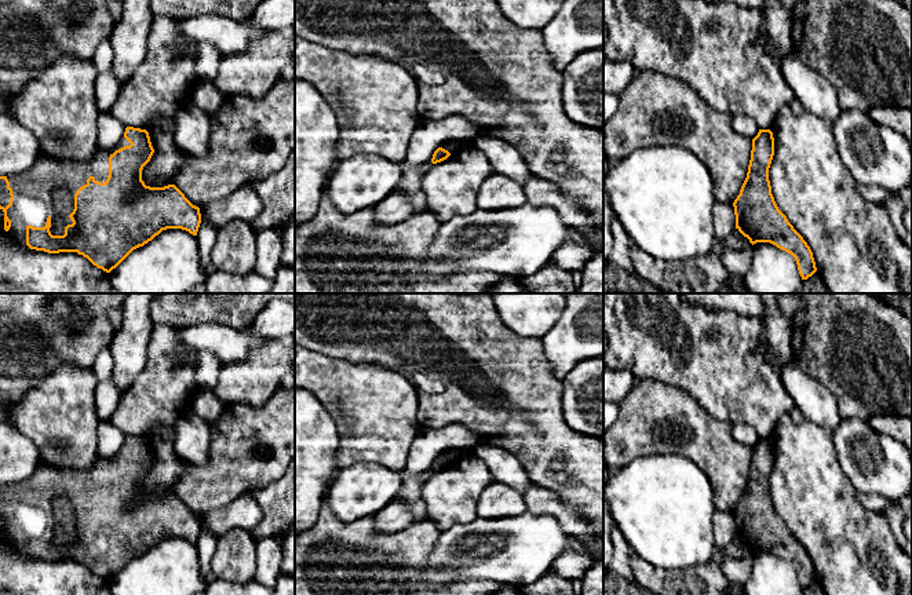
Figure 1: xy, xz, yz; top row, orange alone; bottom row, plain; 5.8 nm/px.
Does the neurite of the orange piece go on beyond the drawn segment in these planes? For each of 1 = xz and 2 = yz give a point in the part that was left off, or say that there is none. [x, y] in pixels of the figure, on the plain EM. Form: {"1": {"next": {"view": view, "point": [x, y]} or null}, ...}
{"1": {"next": null}, "2": {"next": null}}

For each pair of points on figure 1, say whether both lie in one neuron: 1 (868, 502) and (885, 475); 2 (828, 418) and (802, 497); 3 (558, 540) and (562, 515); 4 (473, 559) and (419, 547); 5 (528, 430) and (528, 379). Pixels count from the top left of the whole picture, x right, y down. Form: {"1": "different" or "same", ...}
{"1": "different", "2": "different", "3": "different", "4": "different", "5": "same"}

